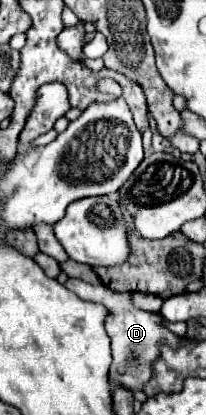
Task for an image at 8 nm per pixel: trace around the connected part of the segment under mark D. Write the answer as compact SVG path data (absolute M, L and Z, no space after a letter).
M68 280L64 284L68 290L72 290L74 294L78 294L82 300L90 300L90 302L100 302L110 310L110 316L106 320L106 332L112 340L112 356L114 362L110 366L110 380L116 384L122 384L130 390L142 388L150 376L152 376L152 360L158 358L160 346L168 344L172 348L176 348L180 344L180 338L176 334L172 334L170 330L166 330L164 326L160 326L160 316L152 314L152 312L144 312L138 310L130 304L130 294L122 294L122 292L114 292L102 284L88 284L82 280Z

